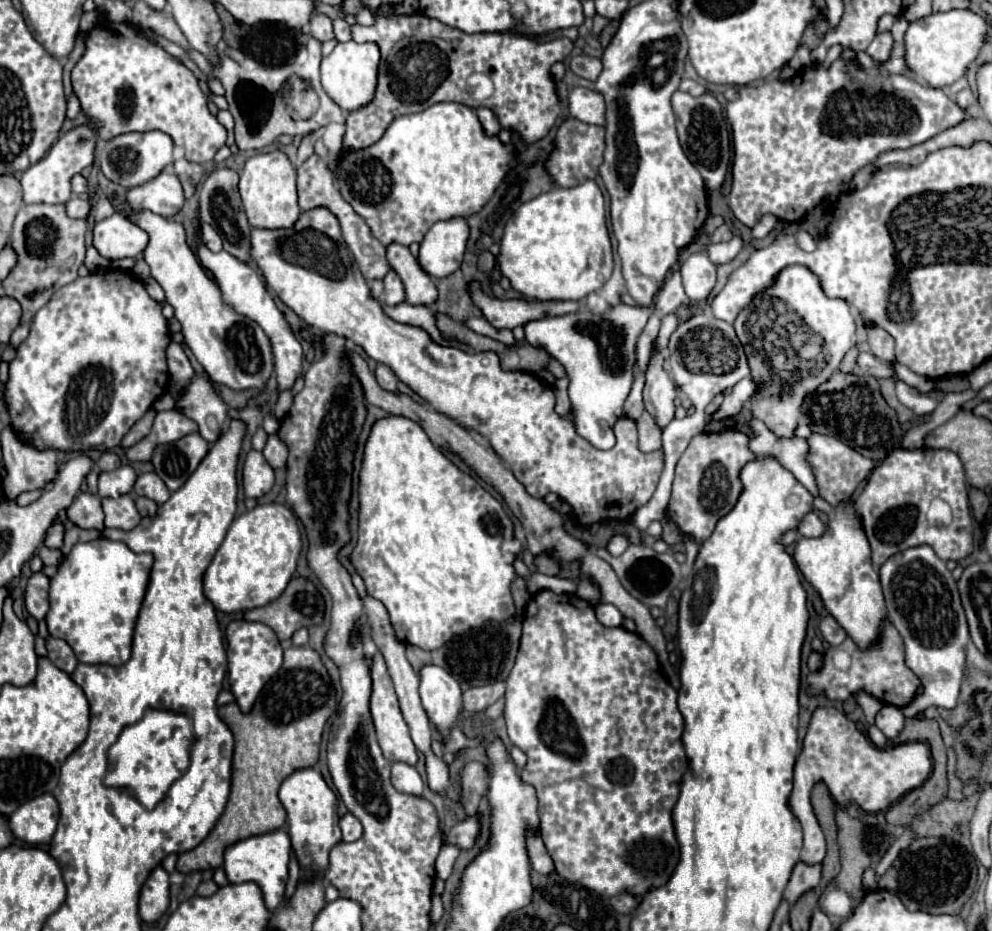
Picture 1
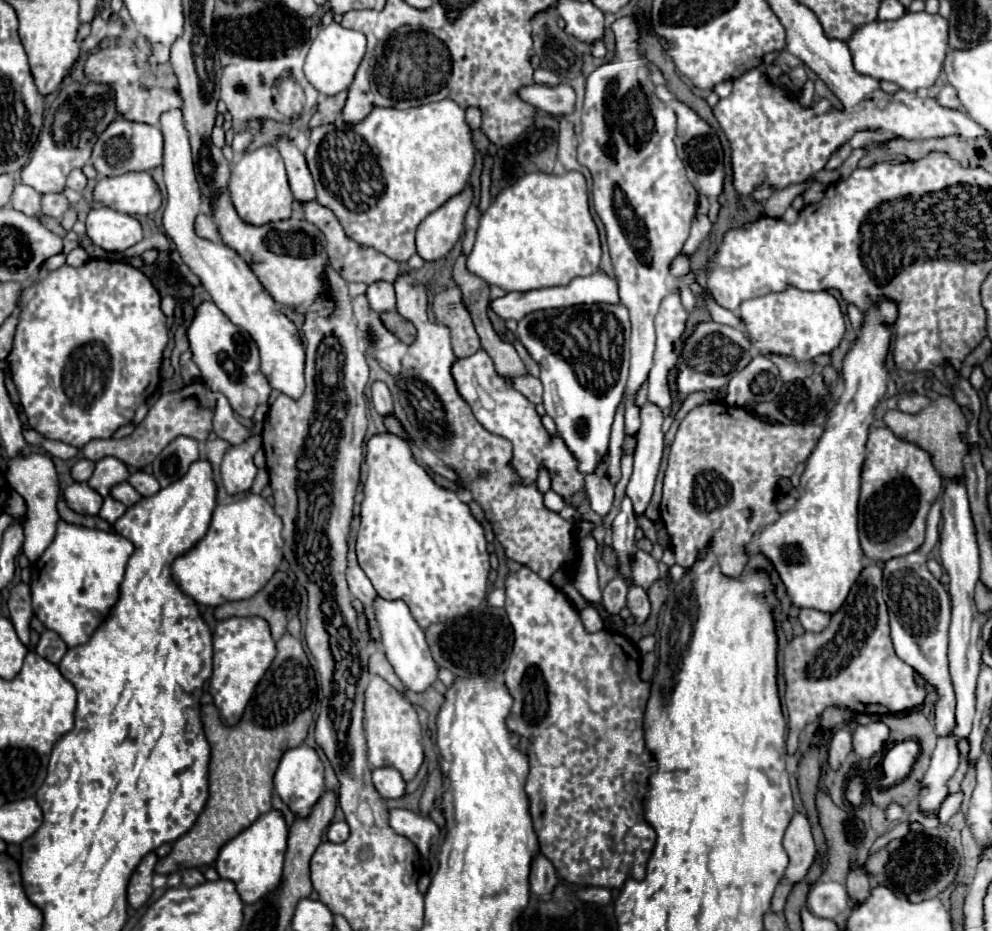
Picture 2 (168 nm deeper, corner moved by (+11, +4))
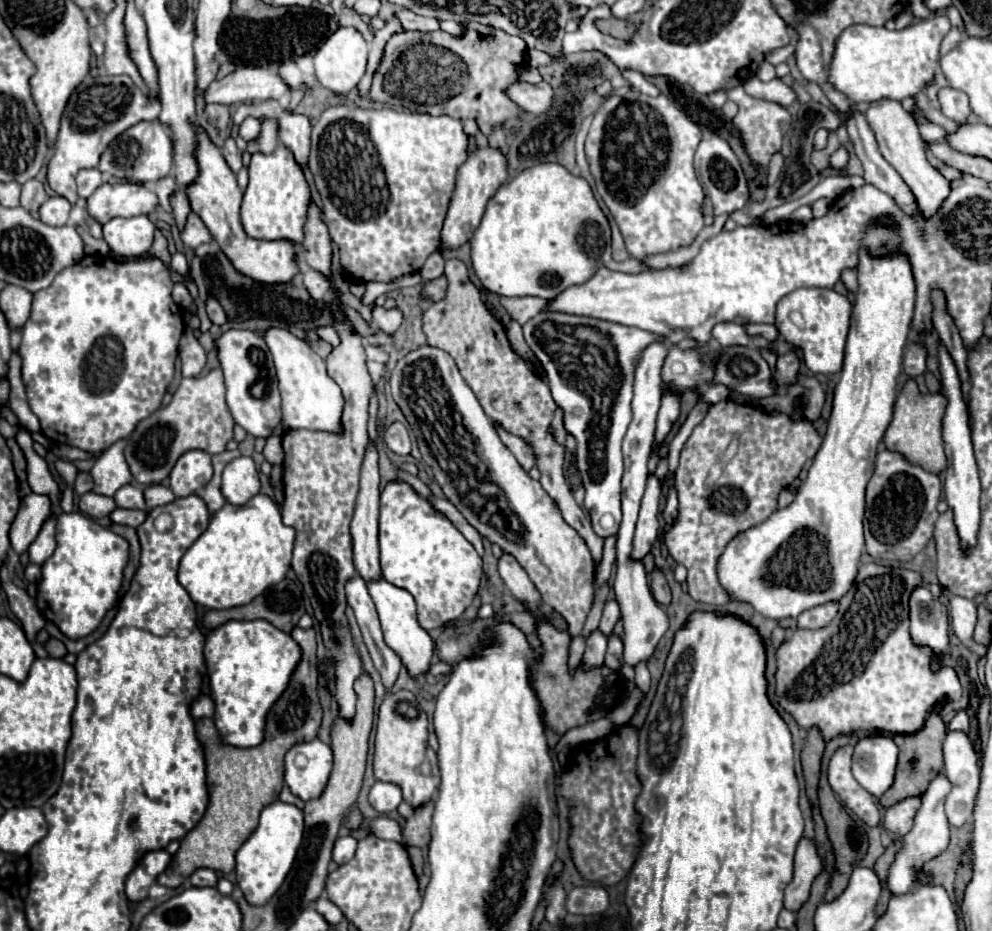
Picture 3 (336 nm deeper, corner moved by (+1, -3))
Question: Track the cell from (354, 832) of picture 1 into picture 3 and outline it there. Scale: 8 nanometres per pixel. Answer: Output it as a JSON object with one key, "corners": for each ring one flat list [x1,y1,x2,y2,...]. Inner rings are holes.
{"corners":[[352,834,338,838,336,844,334,844,334,856,332,856,334,862,344,864,346,860,350,860,354,856,354,852,356,852,356,844,358,844,358,840]]}

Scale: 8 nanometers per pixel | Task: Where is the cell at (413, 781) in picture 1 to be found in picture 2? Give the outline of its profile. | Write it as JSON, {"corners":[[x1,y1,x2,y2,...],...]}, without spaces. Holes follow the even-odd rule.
{"corners":[[390,767,372,769,372,783,384,799,398,799,406,791,406,781,396,769,390,769]]}

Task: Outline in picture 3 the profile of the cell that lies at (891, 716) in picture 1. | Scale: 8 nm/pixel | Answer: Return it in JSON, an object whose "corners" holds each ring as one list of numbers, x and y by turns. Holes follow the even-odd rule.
{"corners":[[868,736,862,738,852,756,852,774,864,790,872,796,882,796,894,782,894,770,898,760,898,746,892,736]]}

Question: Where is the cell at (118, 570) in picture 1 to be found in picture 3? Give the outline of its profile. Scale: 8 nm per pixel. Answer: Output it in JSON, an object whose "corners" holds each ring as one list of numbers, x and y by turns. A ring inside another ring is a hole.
{"corners":[[80,512,58,516,56,542,56,552,42,564,36,602,42,616,54,622,64,636,70,640,86,638,100,626,106,612,118,604,130,546,122,536]]}

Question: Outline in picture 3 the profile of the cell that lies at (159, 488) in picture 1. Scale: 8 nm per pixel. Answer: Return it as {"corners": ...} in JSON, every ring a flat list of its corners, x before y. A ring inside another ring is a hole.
{"corners":[[150,484,150,486,146,486,146,490,144,490,144,498,146,498,148,510,152,510,152,508,156,508,156,506,164,506,164,504,172,502,176,496,174,496,174,492,172,492,170,488,166,488,166,486,162,486,162,484]]}

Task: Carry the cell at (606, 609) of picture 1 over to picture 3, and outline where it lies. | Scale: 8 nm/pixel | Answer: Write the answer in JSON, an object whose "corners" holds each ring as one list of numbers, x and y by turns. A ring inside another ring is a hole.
{"corners":[[594,630,588,636,588,646,586,646,586,652,584,652,584,658,582,658,584,666,592,668,592,666,598,666,598,664,604,664,606,650,608,650,608,636,602,630]]}

